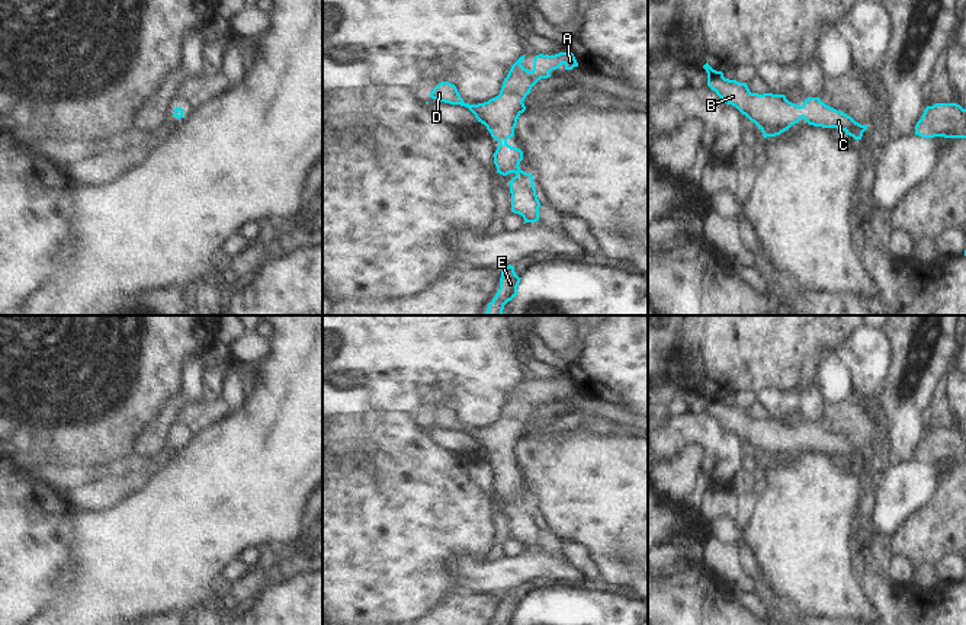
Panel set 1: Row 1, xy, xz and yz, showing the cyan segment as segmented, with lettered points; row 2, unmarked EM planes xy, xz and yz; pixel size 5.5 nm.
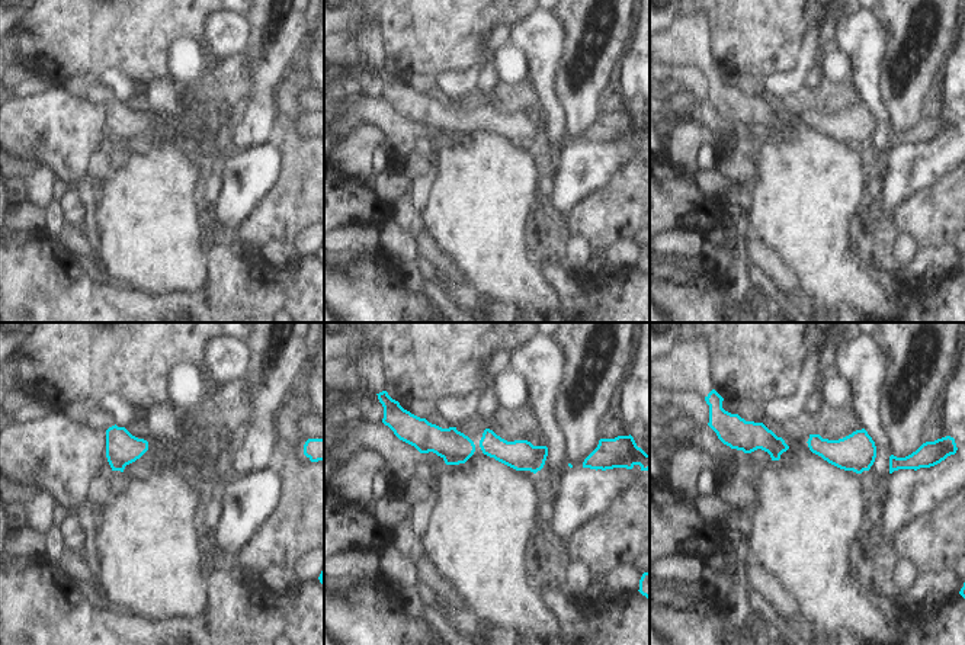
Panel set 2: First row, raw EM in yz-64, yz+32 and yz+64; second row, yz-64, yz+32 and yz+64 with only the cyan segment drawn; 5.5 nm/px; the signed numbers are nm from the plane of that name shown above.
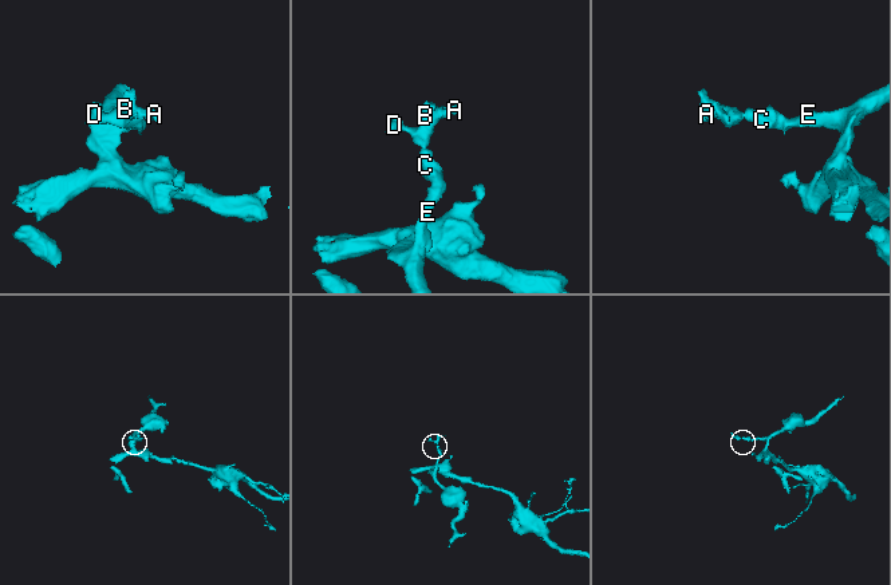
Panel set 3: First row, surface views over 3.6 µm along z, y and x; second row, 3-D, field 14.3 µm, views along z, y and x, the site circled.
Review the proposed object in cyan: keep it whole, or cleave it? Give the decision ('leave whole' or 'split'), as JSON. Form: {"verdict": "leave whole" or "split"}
{"verdict": "leave whole"}

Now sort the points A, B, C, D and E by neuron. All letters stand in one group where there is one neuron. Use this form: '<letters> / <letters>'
A B C D E

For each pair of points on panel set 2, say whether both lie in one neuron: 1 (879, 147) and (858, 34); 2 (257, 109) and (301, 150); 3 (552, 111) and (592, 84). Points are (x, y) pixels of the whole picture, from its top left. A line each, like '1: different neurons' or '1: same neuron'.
1: same neuron
2: different neurons
3: different neurons

